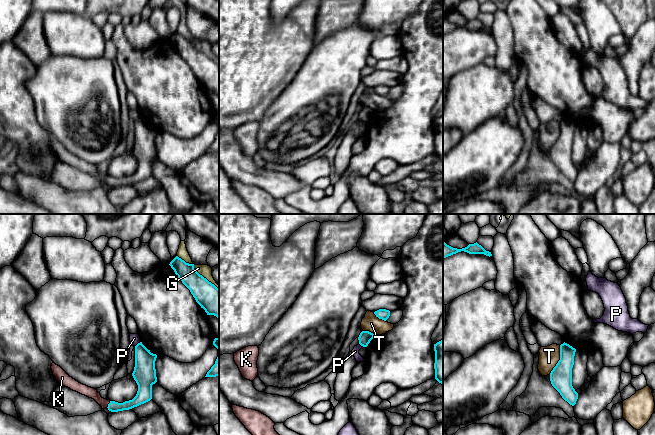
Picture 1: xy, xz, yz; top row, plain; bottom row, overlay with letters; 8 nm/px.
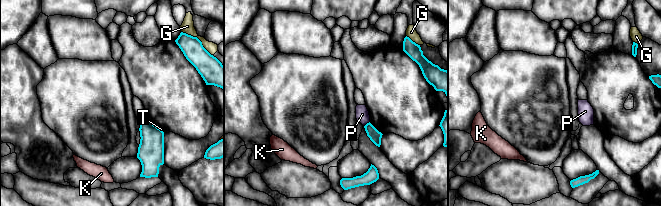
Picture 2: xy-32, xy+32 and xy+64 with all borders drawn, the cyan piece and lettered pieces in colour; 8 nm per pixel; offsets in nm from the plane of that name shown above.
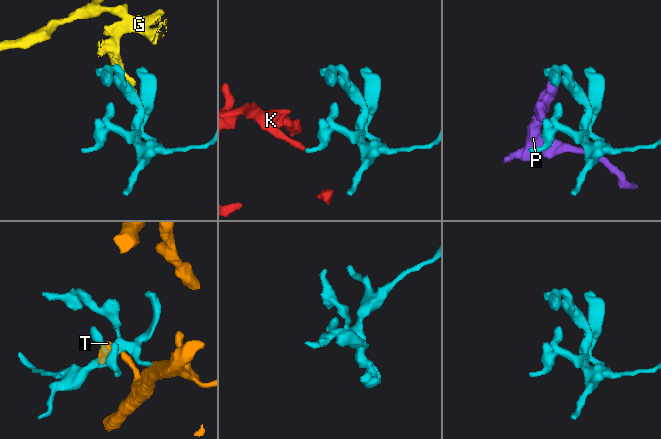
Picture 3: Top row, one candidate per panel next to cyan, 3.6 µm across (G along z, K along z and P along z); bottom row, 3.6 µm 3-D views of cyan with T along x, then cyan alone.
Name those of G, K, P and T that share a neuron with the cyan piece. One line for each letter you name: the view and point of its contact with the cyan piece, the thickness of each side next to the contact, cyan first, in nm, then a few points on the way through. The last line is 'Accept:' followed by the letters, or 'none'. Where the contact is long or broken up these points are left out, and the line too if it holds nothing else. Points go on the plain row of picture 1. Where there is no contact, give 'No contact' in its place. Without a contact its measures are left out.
K: Touches cyan at xy (108, 180). Thickness 90 nm (cyan) against 80 nm. Path across: xy (113, 182), (108, 180), (103, 179), (90, 168)
Accept: K

